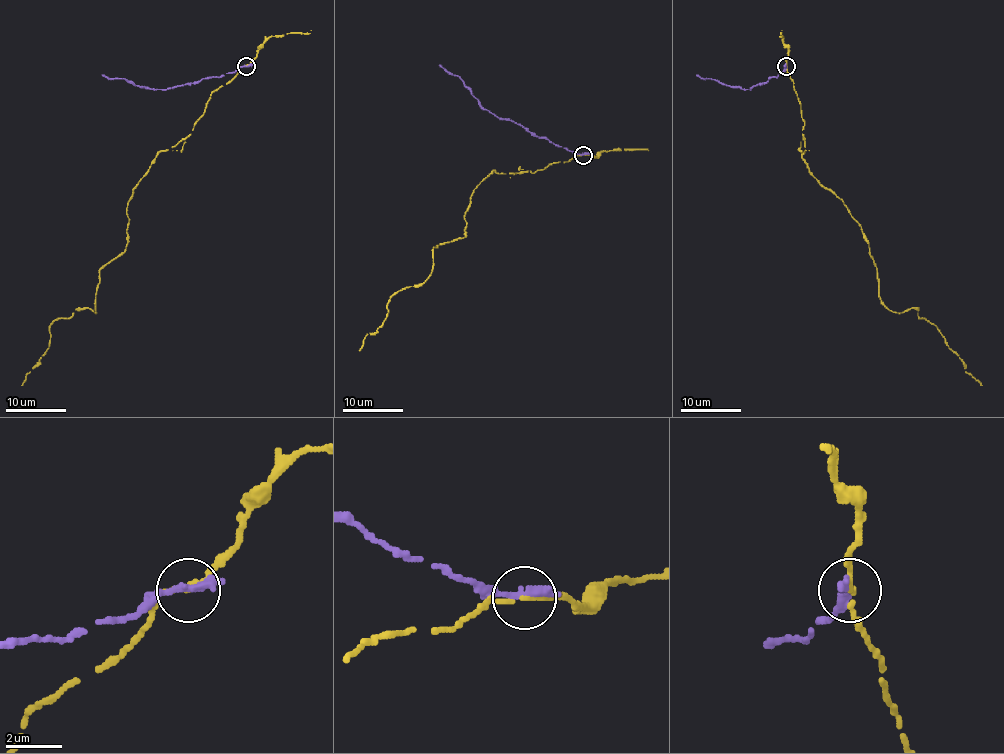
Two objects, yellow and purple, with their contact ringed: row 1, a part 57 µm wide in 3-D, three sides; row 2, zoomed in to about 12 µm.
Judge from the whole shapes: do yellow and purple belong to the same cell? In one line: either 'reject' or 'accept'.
reject

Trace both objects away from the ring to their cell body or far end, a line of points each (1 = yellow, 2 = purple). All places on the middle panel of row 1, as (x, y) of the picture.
1: (583, 155), (485, 178), (462, 238), (433, 247), (432, 271), (397, 291), (359, 350)
2: (583, 155), (547, 138), (539, 138), (521, 125), (494, 116), (456, 75), (448, 73), (439, 64)

